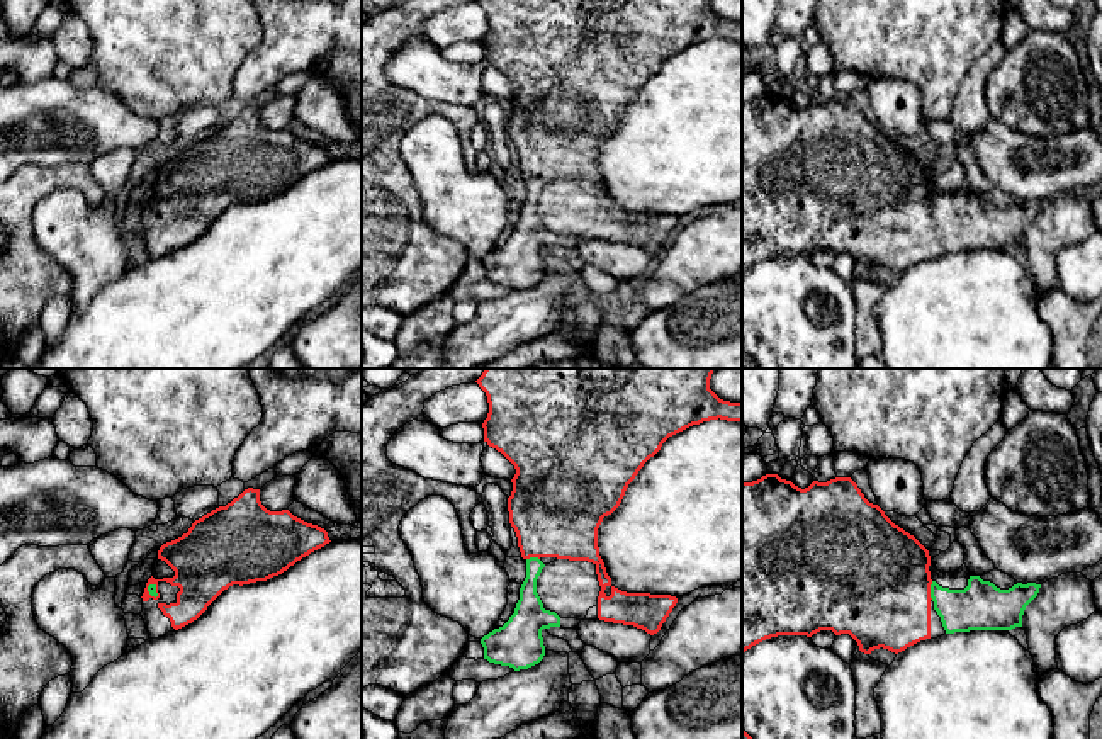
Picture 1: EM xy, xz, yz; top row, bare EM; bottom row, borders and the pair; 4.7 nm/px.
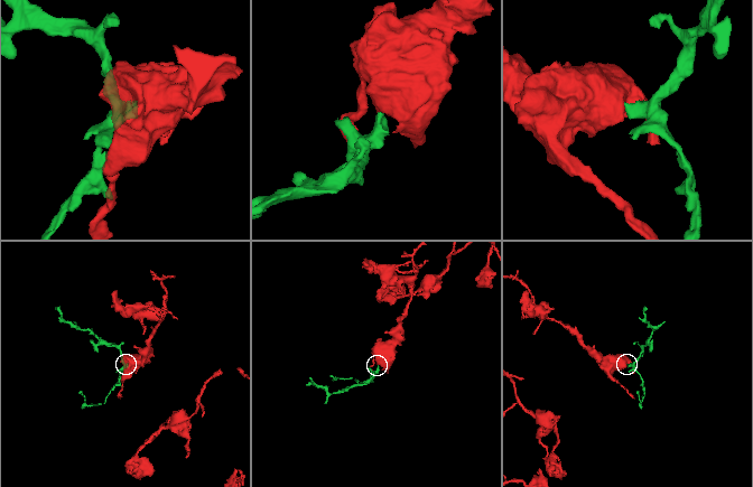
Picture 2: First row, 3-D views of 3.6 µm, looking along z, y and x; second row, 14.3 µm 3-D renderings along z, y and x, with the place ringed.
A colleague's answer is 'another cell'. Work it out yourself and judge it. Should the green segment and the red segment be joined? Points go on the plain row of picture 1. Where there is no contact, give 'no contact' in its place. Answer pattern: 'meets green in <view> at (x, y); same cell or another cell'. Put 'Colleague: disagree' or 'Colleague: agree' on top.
Colleague: disagree
meets green in yz at (931, 209); same cell

